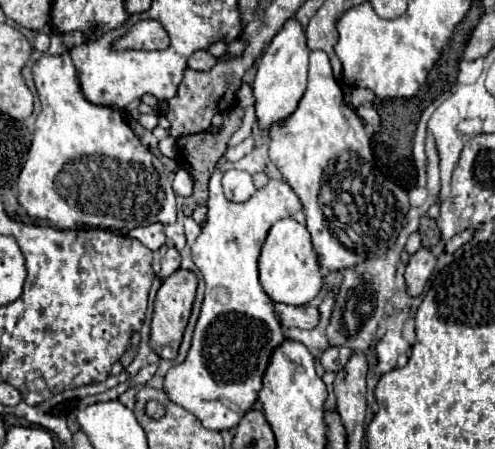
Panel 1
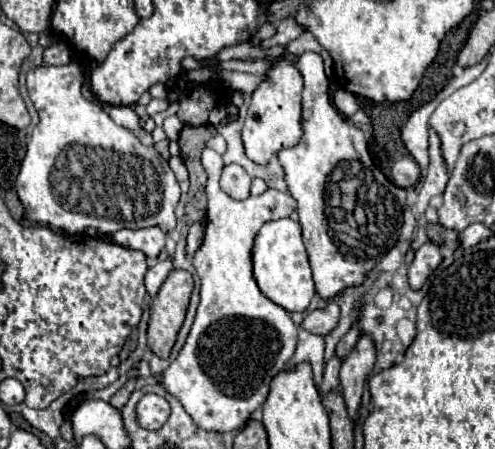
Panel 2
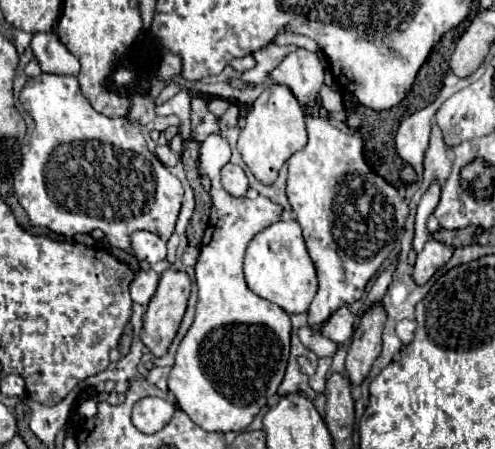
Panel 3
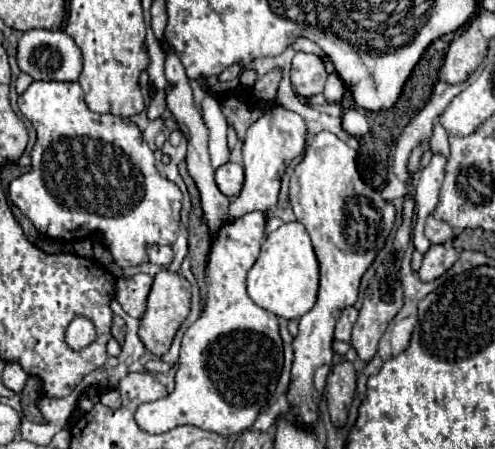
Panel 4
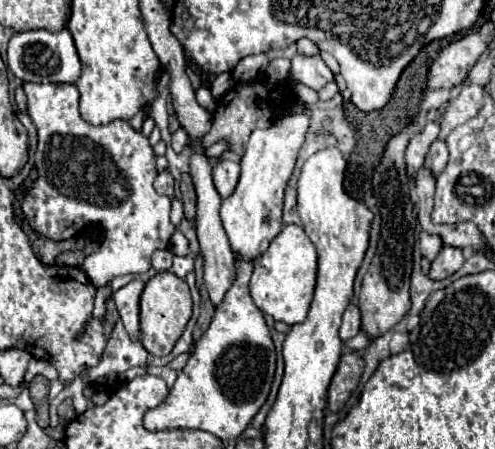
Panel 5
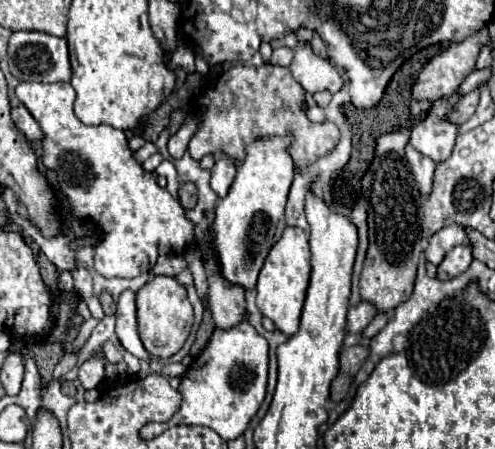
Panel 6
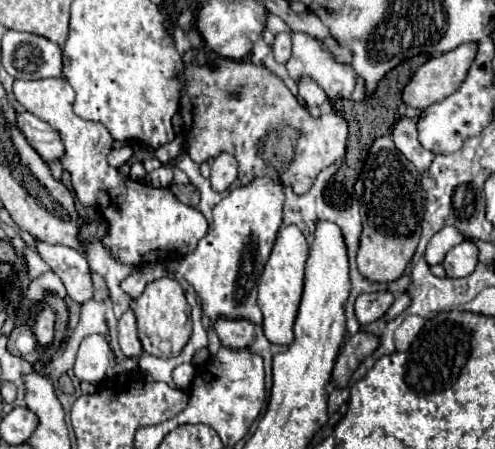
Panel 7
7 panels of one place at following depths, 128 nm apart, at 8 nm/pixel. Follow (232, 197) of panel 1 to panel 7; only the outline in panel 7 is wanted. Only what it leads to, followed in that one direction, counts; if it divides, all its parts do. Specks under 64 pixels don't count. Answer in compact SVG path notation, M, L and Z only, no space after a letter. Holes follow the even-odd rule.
M220 154L212 160L210 182L216 192L226 192L238 178L238 162L232 154Z

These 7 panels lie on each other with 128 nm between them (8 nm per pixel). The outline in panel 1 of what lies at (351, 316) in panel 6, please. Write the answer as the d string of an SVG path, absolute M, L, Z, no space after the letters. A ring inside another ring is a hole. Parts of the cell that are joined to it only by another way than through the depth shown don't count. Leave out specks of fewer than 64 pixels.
M274 302L274 312L282 326L286 328L314 328L318 324L318 310L314 306L290 306Z

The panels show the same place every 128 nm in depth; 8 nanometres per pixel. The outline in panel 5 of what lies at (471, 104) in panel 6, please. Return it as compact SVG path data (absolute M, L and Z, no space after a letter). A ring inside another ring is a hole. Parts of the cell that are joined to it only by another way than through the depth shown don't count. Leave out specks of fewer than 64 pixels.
M428 122L424 132L418 134L416 138L410 140L408 148L406 148L406 172L408 172L408 178L410 182L416 182L416 176L418 176L418 170L424 166L424 158L428 154L428 148L430 144L436 140L436 134L438 134L438 124L436 122Z

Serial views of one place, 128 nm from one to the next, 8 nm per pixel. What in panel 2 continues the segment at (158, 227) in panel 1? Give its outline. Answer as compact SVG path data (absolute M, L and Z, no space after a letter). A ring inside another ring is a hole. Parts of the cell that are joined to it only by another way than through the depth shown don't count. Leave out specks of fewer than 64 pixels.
M142 228L142 230L118 230L116 234L106 235L120 246L134 248L144 252L148 258L156 258L164 248L164 232L160 228Z

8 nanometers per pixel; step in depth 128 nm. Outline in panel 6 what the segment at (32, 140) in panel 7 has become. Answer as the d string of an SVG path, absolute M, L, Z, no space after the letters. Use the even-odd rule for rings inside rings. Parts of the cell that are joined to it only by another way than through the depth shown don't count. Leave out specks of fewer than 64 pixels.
M20 104L18 108L12 108L12 120L26 134L28 140L42 140L42 130L24 104Z

